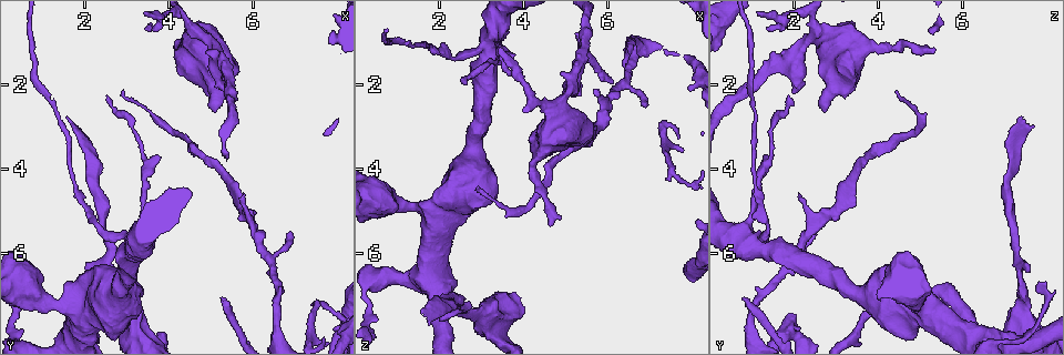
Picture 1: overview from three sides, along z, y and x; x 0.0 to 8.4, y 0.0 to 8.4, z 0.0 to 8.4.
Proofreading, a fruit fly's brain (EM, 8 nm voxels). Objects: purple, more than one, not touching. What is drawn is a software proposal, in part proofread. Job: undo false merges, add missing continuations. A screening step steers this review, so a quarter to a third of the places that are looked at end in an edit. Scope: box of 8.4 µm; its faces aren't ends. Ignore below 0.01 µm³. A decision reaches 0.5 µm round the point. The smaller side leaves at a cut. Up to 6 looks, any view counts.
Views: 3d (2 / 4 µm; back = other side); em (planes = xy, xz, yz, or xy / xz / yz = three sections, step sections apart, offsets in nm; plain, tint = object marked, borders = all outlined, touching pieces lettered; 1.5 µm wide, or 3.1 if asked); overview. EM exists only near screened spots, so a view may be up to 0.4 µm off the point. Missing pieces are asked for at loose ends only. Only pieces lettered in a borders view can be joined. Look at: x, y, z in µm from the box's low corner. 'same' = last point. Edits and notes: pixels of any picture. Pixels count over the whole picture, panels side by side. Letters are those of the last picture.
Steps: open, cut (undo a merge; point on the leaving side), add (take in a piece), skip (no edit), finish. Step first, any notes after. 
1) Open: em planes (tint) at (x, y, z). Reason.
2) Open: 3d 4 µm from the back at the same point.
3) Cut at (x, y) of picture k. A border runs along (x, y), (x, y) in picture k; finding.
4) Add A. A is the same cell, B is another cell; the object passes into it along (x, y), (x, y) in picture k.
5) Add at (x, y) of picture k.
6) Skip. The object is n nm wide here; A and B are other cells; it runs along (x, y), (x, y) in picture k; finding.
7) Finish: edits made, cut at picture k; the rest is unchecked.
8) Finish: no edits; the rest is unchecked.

Open: 3d 4 µm at (4.70, 1.15, 5.35). Thin end.

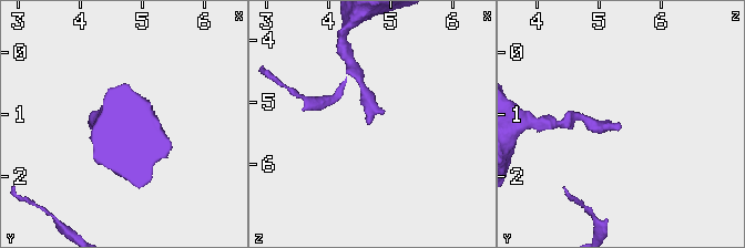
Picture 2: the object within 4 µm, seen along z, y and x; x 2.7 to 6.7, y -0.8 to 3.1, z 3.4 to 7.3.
Open: em xy step 8 (borders) at (4.65, 1.20, 5.35).

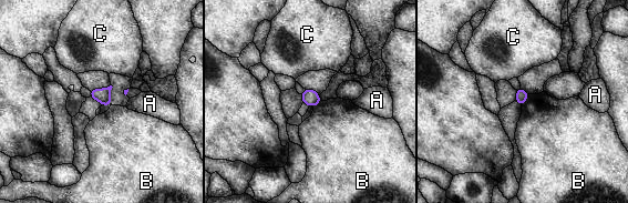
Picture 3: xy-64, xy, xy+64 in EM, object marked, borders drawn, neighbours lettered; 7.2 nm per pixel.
Skip. A, B and C are other cells; a border runs along (529, 94), (522, 107) in picture 3; no lettered piece goes on from it.

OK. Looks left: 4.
Open: 3d 2 µm at (2.95, 2.15, 4.50). End of a long branch.

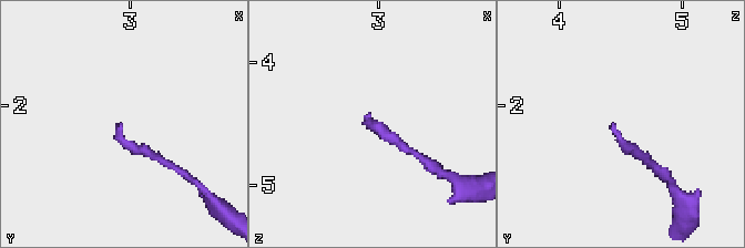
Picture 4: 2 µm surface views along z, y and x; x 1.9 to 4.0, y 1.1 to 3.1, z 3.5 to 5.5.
Open: em planes (plain) at (2.92, 2.12, 4.44).

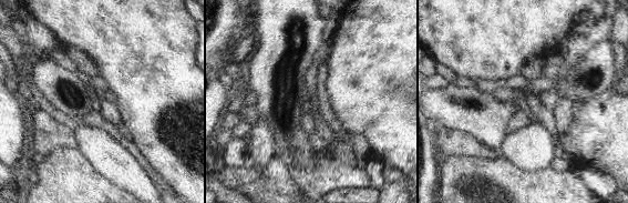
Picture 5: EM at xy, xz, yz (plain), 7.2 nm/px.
Open: em planes (borders) at the same point.

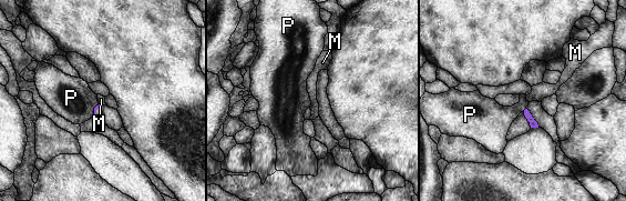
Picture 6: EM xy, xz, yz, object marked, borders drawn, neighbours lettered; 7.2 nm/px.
Skip. M and P are other cells; a border runs along (99, 104), (94, 108), (93, 114) in picture 6; no lettered piece goes on from it.

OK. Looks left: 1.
Finish: no edits; the rest is unchecked.

